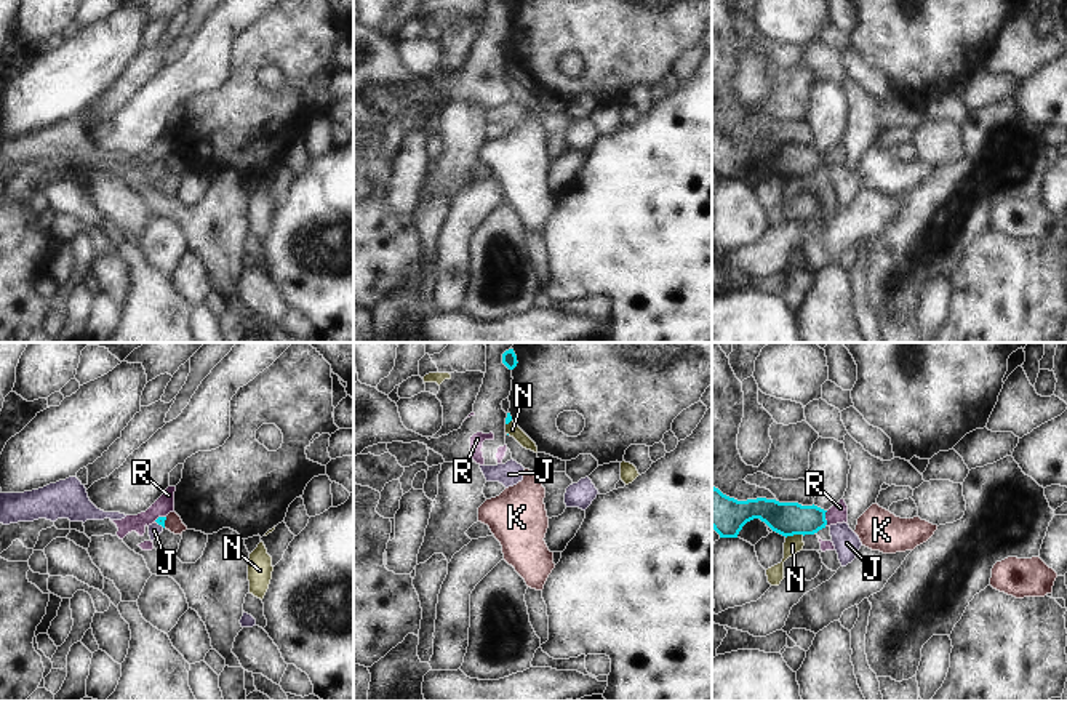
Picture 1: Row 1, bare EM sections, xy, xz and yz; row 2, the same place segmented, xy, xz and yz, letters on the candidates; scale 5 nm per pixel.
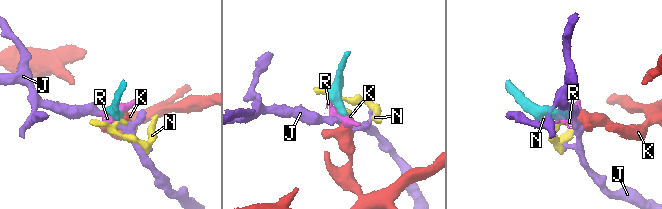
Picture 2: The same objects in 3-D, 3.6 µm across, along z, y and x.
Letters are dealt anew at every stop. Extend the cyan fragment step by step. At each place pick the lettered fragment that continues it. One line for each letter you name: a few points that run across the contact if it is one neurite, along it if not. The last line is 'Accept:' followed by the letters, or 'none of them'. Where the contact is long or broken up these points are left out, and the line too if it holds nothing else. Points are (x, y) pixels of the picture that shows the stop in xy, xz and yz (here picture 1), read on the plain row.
J: line xy (160, 162), (160, 165), (154, 172)
Accept: J

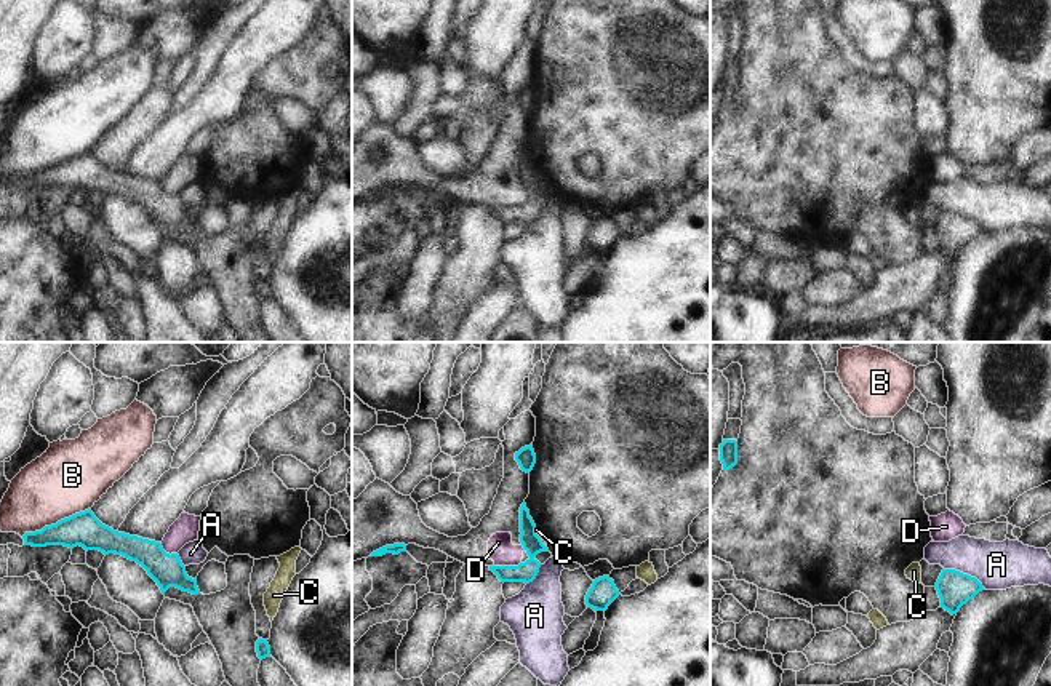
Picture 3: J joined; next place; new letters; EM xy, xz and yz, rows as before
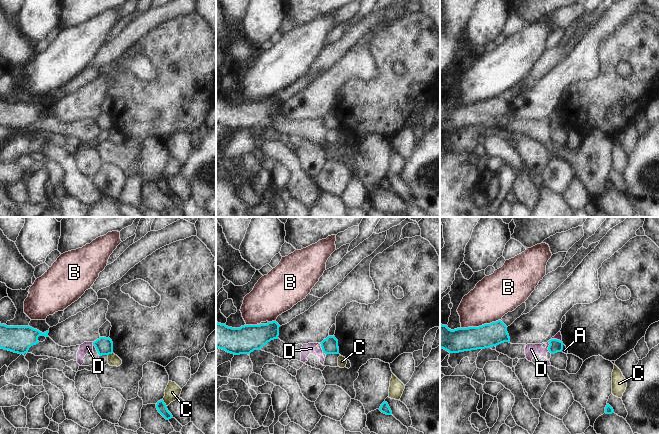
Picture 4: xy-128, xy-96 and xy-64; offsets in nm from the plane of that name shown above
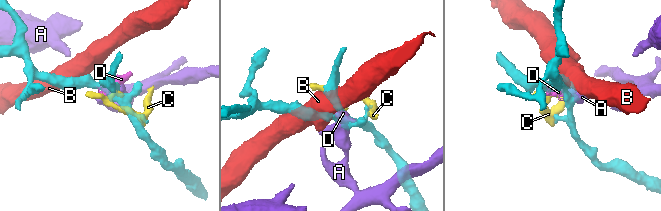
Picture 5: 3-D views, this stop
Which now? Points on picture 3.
Accept: none of them

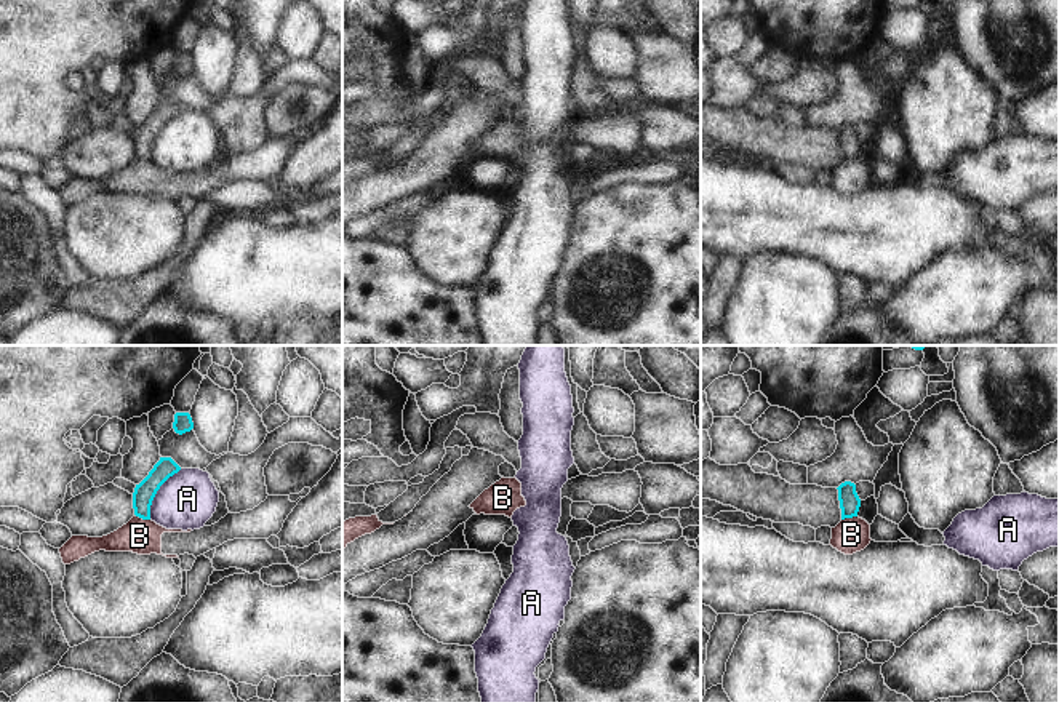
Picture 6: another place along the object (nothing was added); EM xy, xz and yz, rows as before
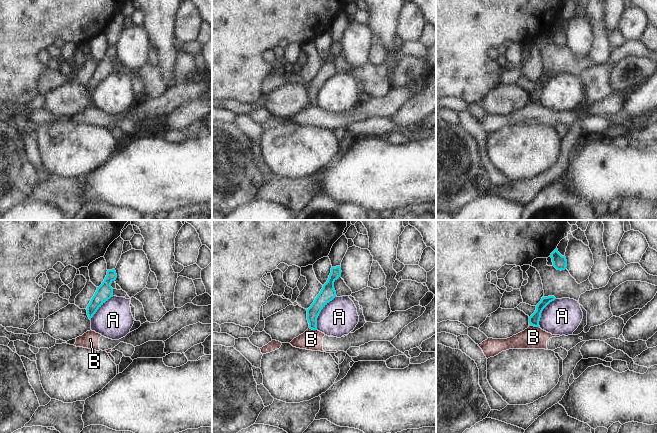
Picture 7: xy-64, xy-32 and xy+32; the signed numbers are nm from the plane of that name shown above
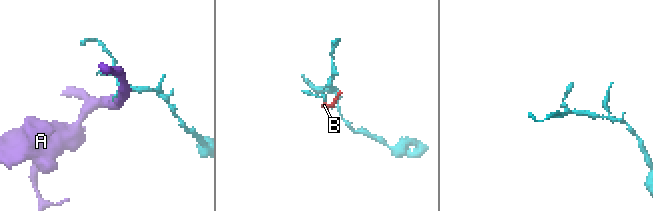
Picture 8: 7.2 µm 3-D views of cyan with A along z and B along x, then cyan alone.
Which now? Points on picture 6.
Accept: none of them

